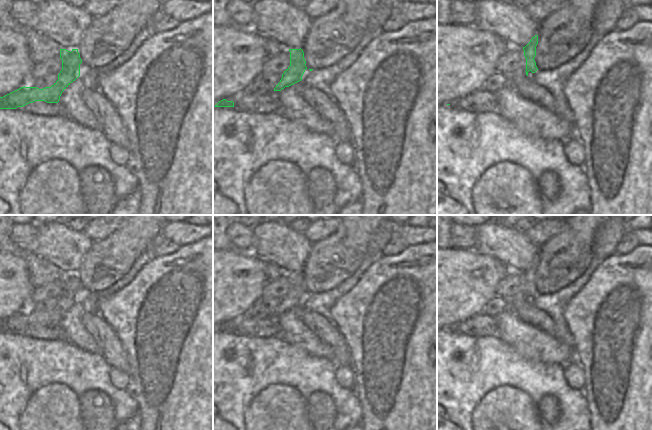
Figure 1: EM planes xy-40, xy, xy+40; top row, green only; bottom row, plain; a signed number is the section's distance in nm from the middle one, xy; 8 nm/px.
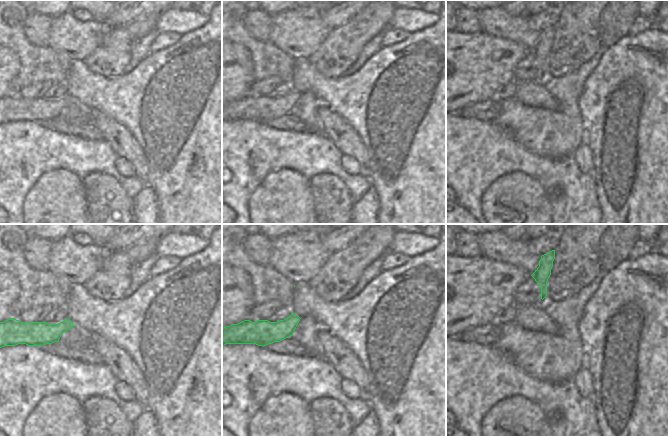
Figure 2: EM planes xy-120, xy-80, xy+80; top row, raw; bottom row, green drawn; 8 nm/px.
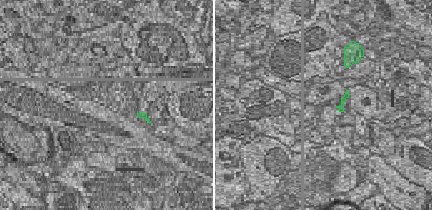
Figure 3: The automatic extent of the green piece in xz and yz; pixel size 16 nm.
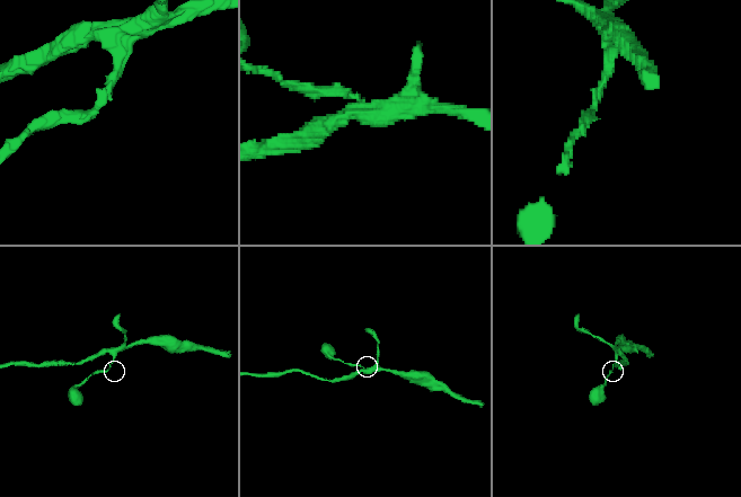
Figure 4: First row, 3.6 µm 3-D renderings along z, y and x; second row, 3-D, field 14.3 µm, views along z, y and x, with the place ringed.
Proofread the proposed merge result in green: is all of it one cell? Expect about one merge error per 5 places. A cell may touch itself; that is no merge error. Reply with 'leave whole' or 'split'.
leave whole

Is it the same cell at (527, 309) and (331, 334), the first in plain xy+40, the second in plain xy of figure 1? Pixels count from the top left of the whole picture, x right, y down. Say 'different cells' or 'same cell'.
same cell

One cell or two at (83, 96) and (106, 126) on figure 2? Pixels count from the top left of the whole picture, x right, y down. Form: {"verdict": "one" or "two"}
{"verdict": "two"}

